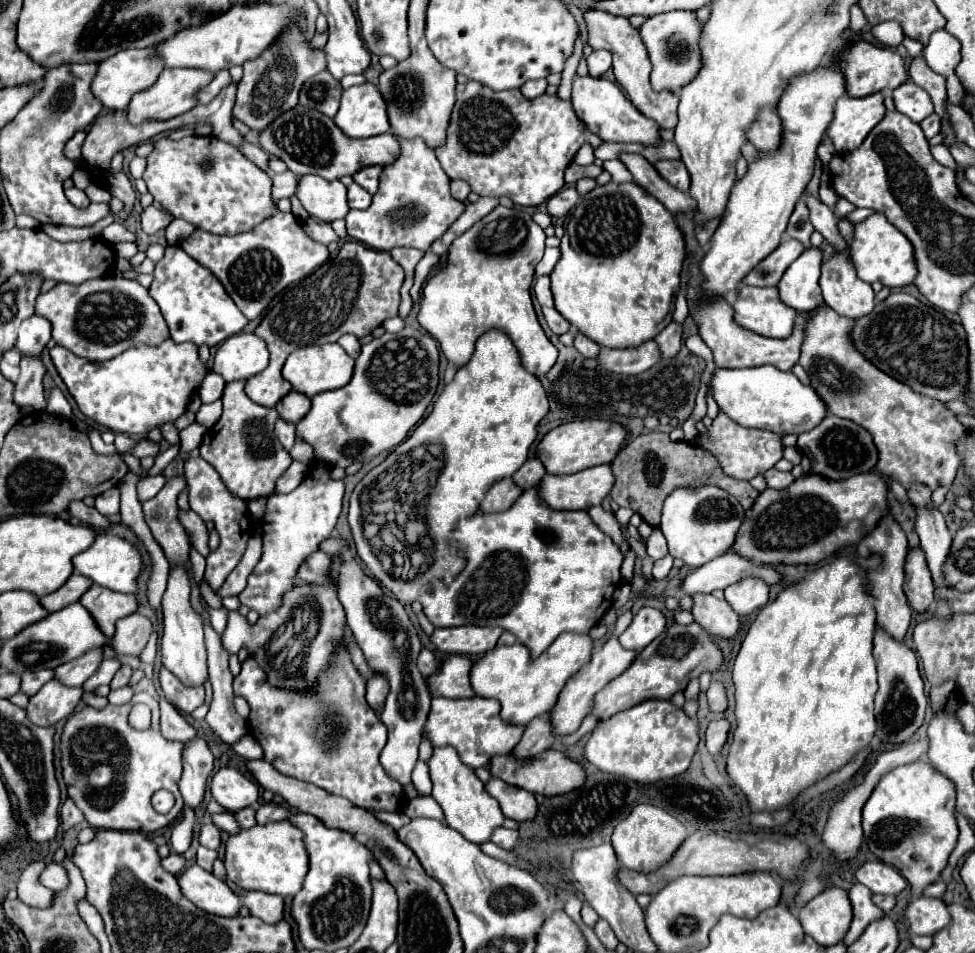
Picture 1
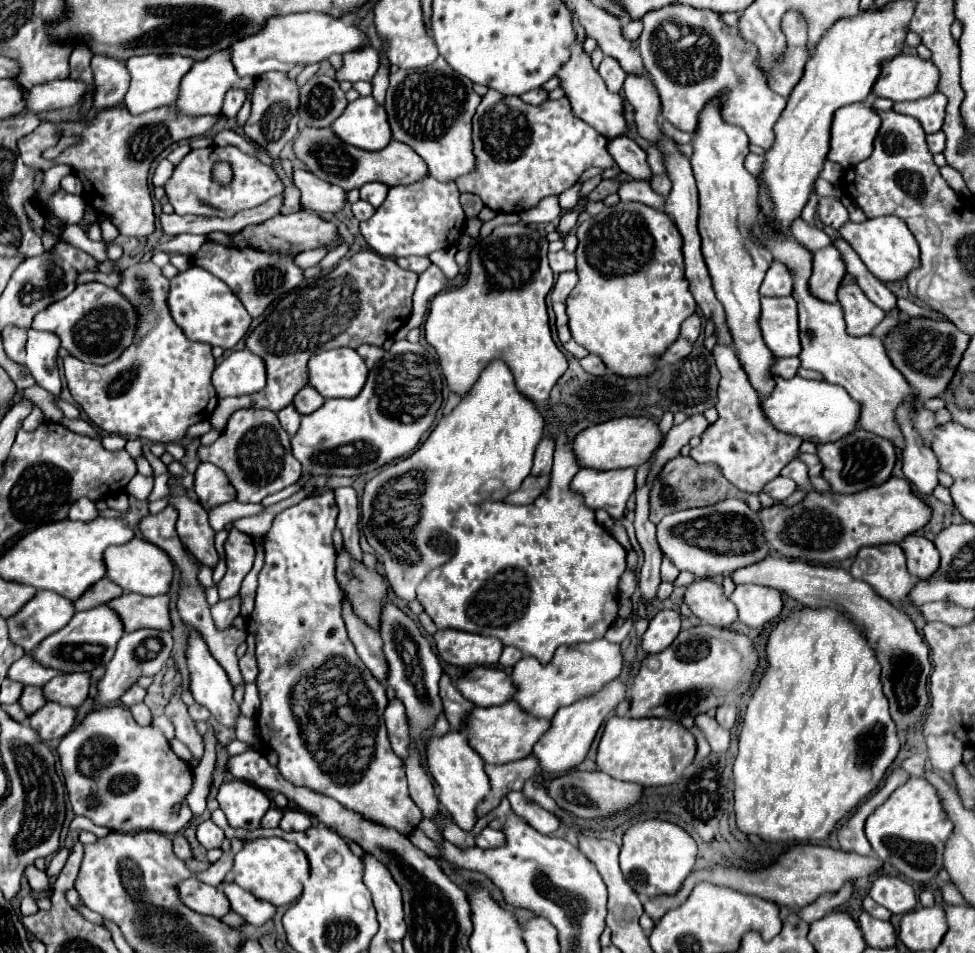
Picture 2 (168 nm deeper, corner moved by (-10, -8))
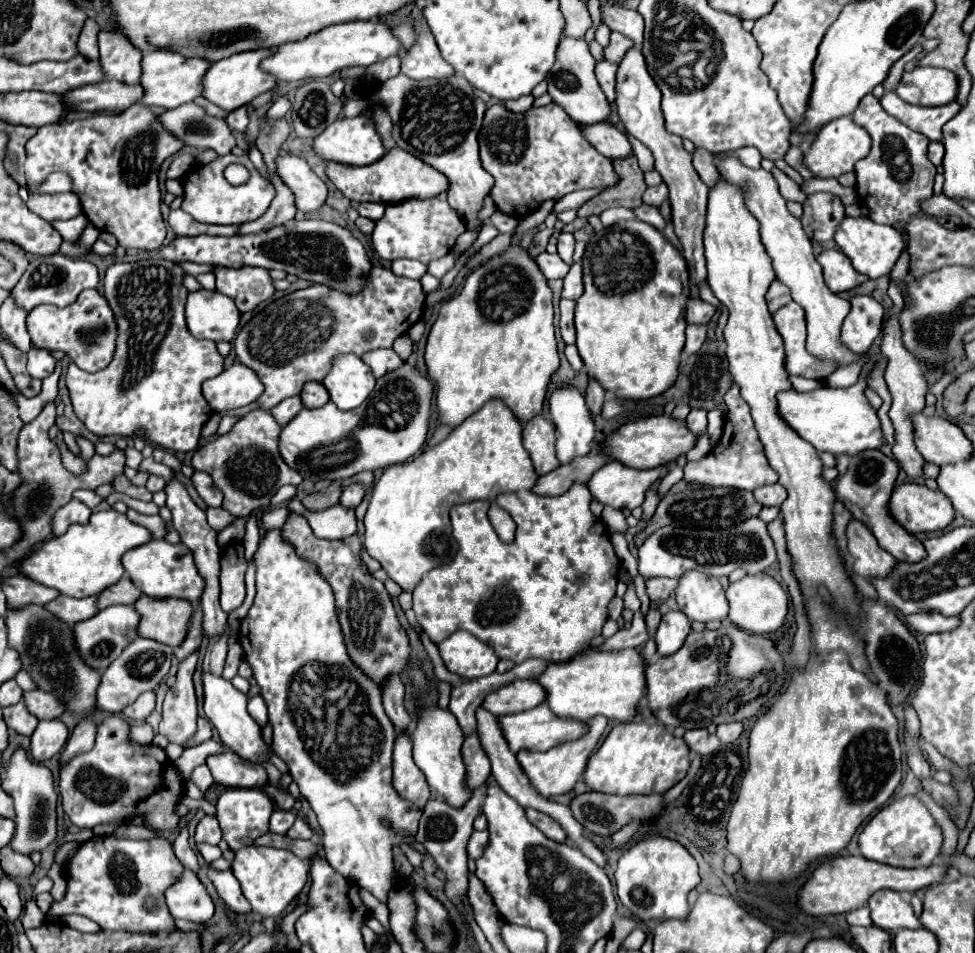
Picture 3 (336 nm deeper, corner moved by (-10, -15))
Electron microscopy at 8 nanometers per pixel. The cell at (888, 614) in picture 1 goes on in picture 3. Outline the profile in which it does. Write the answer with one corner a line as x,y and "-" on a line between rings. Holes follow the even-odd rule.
852,519
846,527
848,537
848,553
854,561
854,573
862,575
864,579
886,579
890,571
896,567
896,559
884,551
872,531
862,523

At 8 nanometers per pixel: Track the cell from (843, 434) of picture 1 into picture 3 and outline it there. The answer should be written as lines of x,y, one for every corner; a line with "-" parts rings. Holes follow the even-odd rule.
868,449
860,451
860,455
838,455
836,469
838,477
830,483
836,491
836,499
840,499
856,519
864,521
864,525
878,539
880,547
884,547
892,557
896,557
896,561
920,563
922,559
926,559
924,545
914,535
908,535
894,519
888,517
888,499
900,471
898,463
886,457
880,449

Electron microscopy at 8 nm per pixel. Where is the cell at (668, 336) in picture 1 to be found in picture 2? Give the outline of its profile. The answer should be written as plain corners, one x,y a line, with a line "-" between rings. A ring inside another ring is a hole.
694,312
692,316
688,316
684,322
682,322
682,336
690,338
690,342
694,342
700,334
700,328
702,328
702,316
698,312

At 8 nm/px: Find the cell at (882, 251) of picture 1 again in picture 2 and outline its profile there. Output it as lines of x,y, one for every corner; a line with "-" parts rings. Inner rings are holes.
880,216
868,218
864,222
846,222
838,234
852,246
852,250
860,256
866,268
882,282
904,280
912,268
918,268
918,244
908,226
896,216

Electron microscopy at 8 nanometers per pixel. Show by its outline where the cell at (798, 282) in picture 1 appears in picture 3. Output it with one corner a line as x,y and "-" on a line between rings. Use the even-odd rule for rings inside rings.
822,251
818,255
818,263
824,271
824,281
830,291
842,293
858,287
862,281
866,281
866,275
860,275
852,263
848,263
848,257
842,251

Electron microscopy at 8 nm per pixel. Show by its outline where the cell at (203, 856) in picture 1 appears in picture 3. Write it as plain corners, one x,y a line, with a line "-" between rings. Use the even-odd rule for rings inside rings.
206,843
198,845
198,851
202,853
202,857
204,857
206,863
212,863
212,861
216,861
222,855
222,851
216,845
206,845

